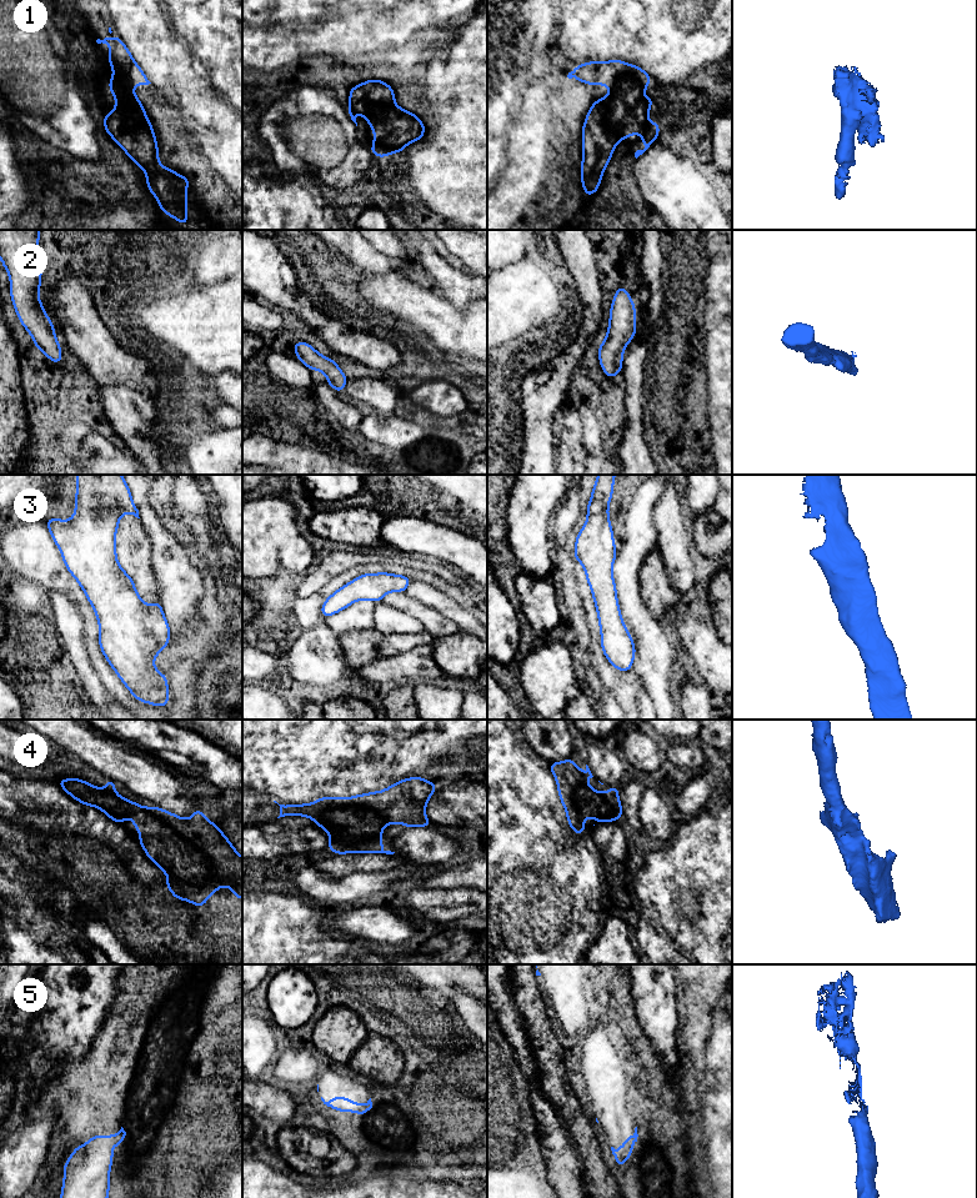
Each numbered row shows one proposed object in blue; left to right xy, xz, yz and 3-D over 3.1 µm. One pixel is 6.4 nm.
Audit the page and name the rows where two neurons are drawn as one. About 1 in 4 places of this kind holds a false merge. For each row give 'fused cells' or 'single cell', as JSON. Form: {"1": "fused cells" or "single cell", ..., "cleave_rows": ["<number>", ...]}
{"1": "single cell", "2": "single cell", "3": "single cell", "4": "single cell", "5": "single cell", "cleave_rows": []}

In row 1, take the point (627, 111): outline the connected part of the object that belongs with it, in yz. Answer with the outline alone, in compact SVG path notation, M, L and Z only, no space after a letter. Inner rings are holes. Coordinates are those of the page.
M595 60L576 65L567 75L568 79L573 76L587 85L610 86L608 95L590 106L582 126L581 185L590 197L598 190L617 142L631 134L640 134L645 149L635 152L637 159L657 139L660 122L647 121L653 97L643 97L642 94L652 77L641 67L622 60Z

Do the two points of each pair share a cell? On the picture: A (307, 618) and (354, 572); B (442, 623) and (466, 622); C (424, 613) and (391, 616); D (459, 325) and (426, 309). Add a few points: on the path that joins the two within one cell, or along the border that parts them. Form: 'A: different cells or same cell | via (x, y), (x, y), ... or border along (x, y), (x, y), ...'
A: same cell | via (312, 605), (340, 580)
B: different cells | border along (430, 607), (450, 618), (461, 630)
C: different cells | border along (381, 601), (412, 616), (425, 631)
D: same cell | via (451, 325), (445, 325), (434, 315)

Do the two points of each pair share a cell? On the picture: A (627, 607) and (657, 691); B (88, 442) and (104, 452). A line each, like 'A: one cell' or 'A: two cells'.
A: one cell
B: one cell

